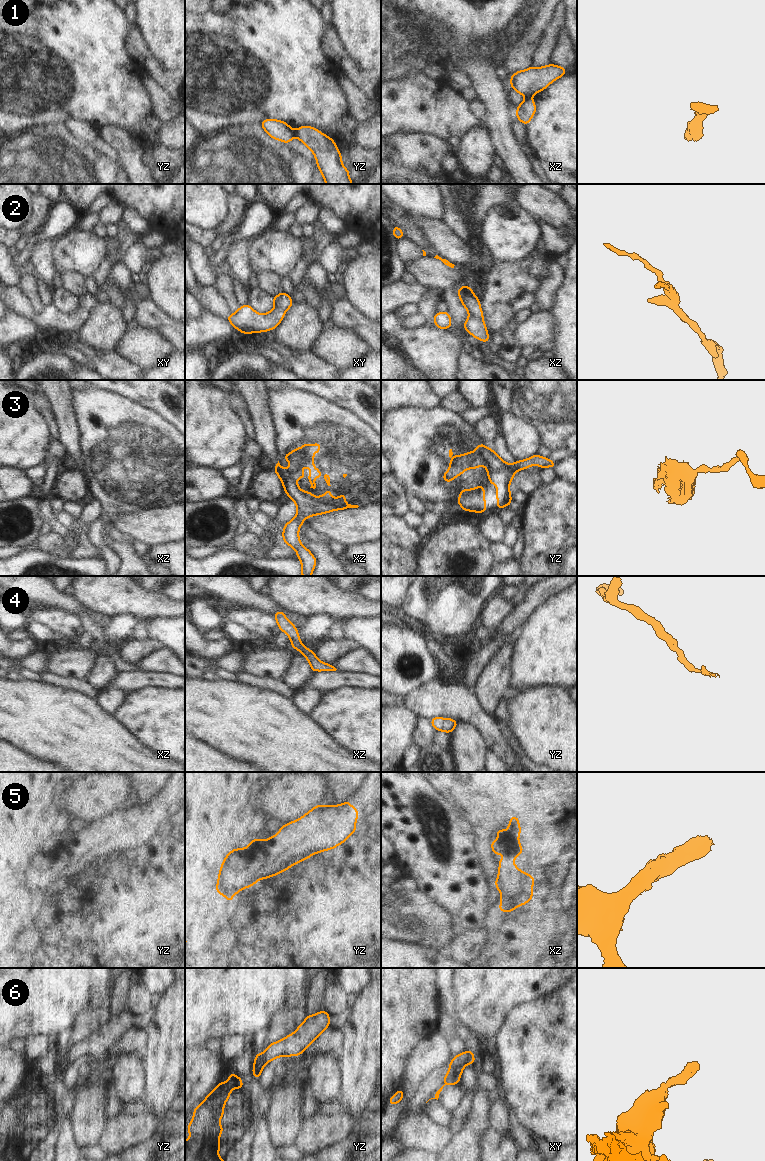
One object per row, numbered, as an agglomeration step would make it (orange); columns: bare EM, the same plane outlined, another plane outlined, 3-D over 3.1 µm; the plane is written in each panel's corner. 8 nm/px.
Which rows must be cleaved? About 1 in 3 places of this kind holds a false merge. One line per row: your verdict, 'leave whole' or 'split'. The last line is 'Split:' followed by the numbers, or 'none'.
1: split
2: split
3: leave whole
4: leave whole
5: leave whole
6: leave whole
Split: 1, 2

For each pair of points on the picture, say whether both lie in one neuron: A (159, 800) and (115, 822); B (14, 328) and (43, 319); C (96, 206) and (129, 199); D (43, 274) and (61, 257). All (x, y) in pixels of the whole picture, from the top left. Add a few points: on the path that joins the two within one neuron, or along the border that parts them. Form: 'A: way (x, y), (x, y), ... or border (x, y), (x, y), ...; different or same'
A: way (148, 811), (137, 822), (126, 822); same
B: border (12, 311), (30, 318), (42, 330); different
C: border (109, 194), (112, 197); different
D: border (53, 242), (53, 263), (57, 273); different

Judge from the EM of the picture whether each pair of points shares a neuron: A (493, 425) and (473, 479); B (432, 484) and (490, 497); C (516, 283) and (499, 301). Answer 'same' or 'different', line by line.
A: different
B: same
C: same

